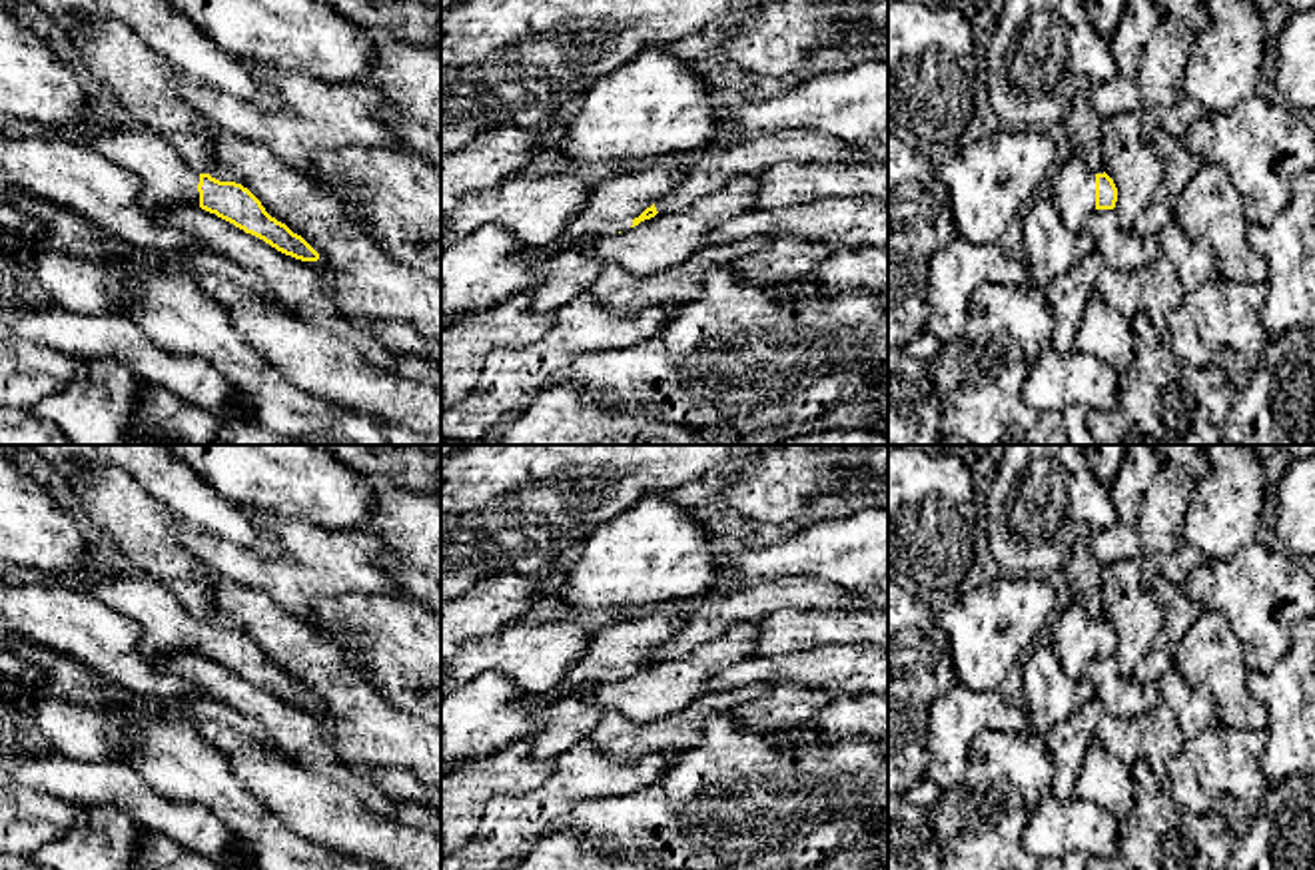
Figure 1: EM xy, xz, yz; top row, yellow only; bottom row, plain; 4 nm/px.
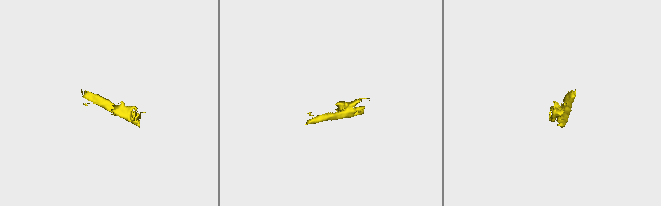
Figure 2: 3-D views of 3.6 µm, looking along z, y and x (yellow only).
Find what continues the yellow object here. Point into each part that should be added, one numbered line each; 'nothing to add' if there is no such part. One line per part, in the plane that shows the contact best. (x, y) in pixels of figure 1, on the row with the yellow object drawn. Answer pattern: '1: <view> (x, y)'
1: yz (1072, 188)

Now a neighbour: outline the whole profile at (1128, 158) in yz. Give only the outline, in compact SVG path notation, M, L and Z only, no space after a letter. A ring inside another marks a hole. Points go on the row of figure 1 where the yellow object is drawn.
M1141 106L1103 120L1103 172L1117 188L1115 216L1125 229L1135 229L1163 180L1163 164L1143 136Z

